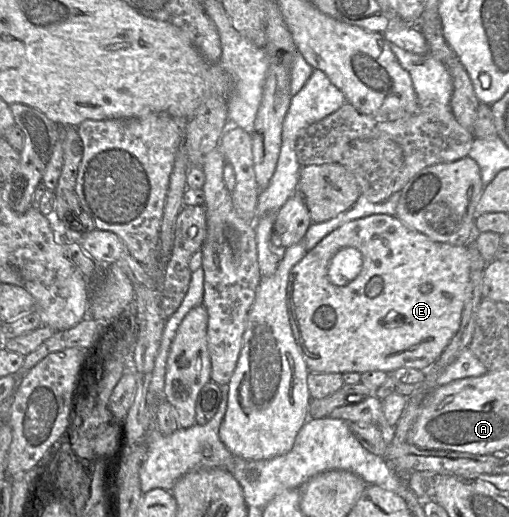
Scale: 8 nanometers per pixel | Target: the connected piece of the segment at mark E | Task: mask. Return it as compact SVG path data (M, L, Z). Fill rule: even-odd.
M372 214L355 219L329 233L292 267L286 290L286 304L292 334L300 347L309 372L312 373L357 372L362 374L369 371L384 371L392 374L402 367L425 371L439 358L460 328L465 299L468 296L469 280L470 256L467 245L451 245L432 240L425 234L410 228L396 216ZM390 311L400 314L399 322L388 323L386 321L386 316Z

